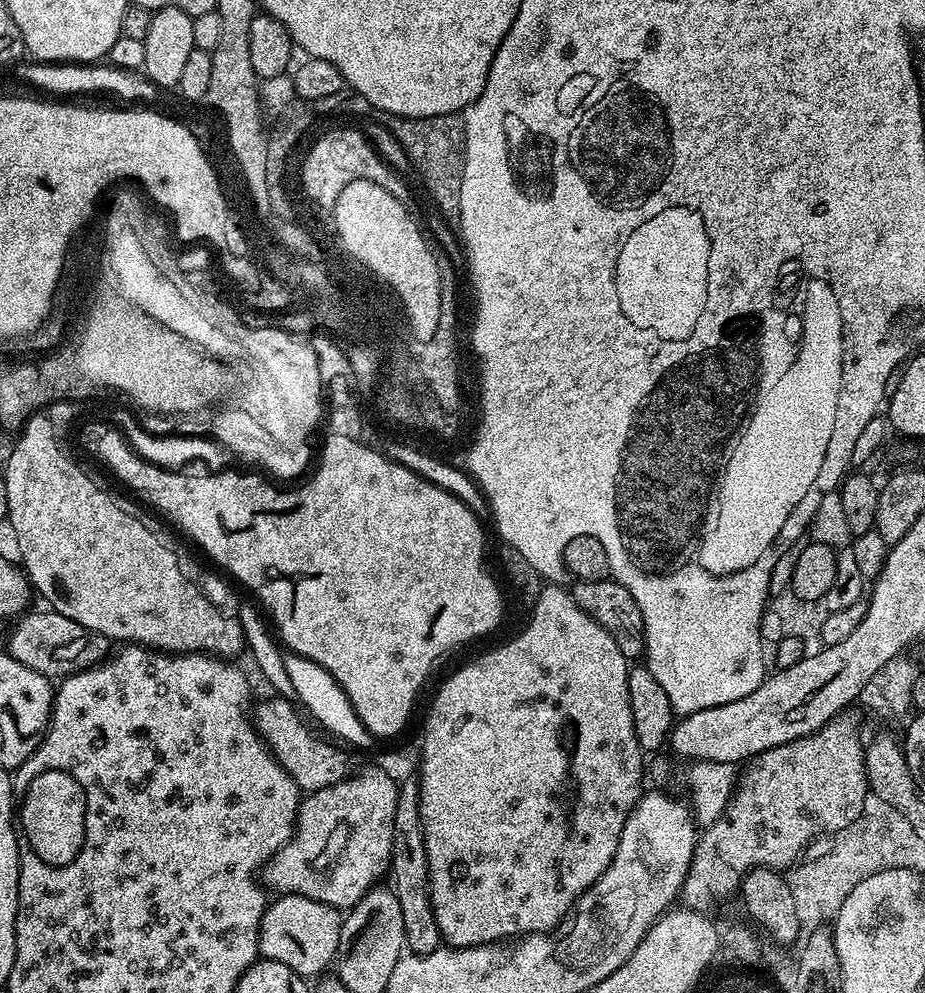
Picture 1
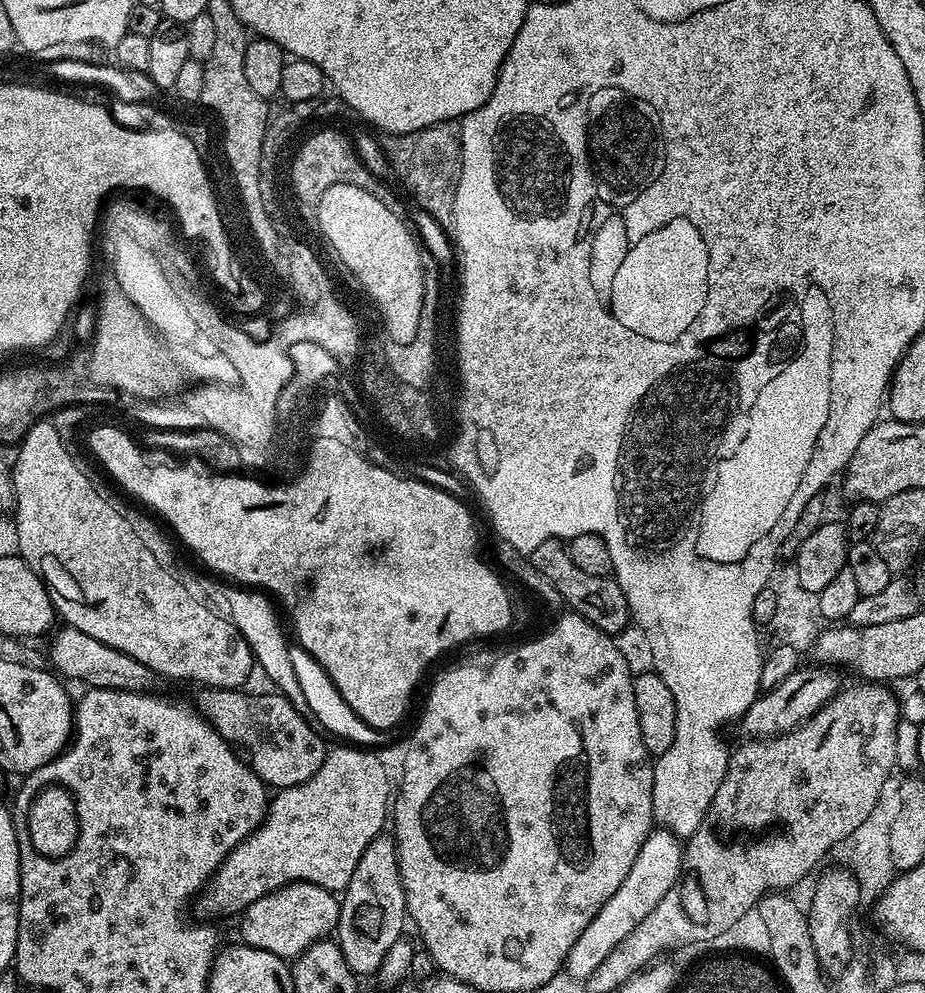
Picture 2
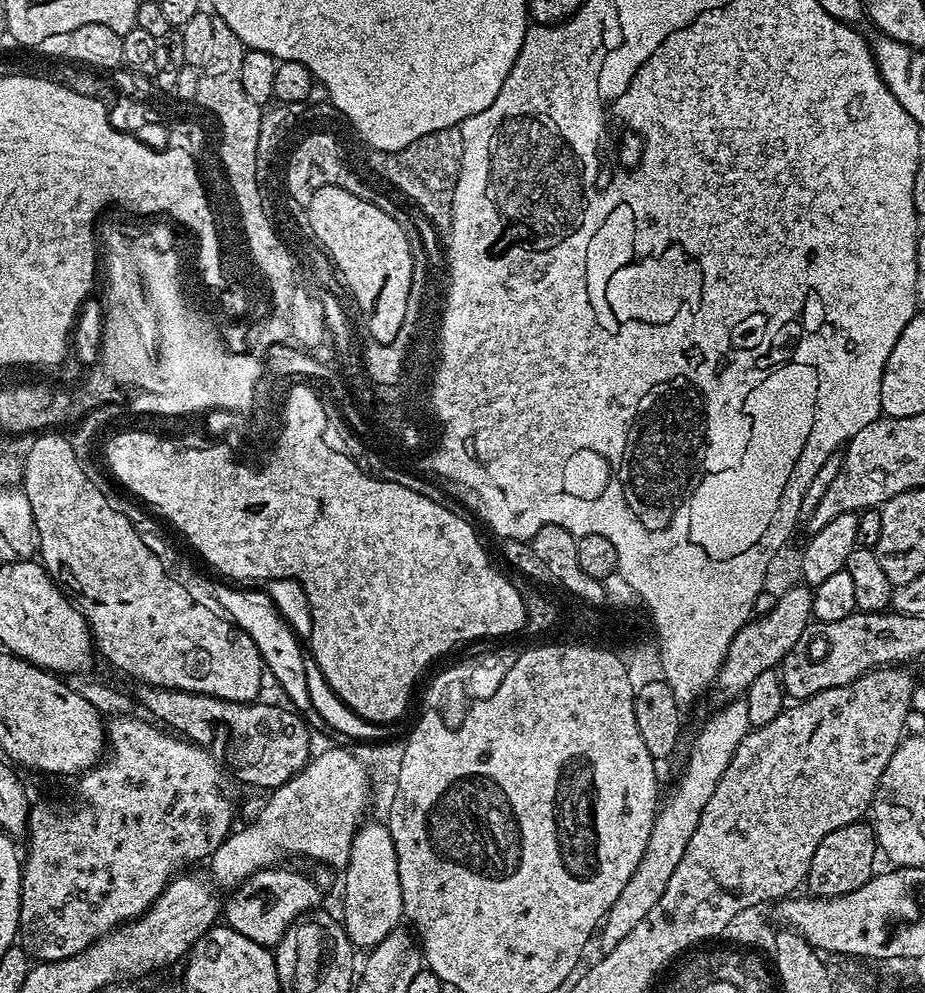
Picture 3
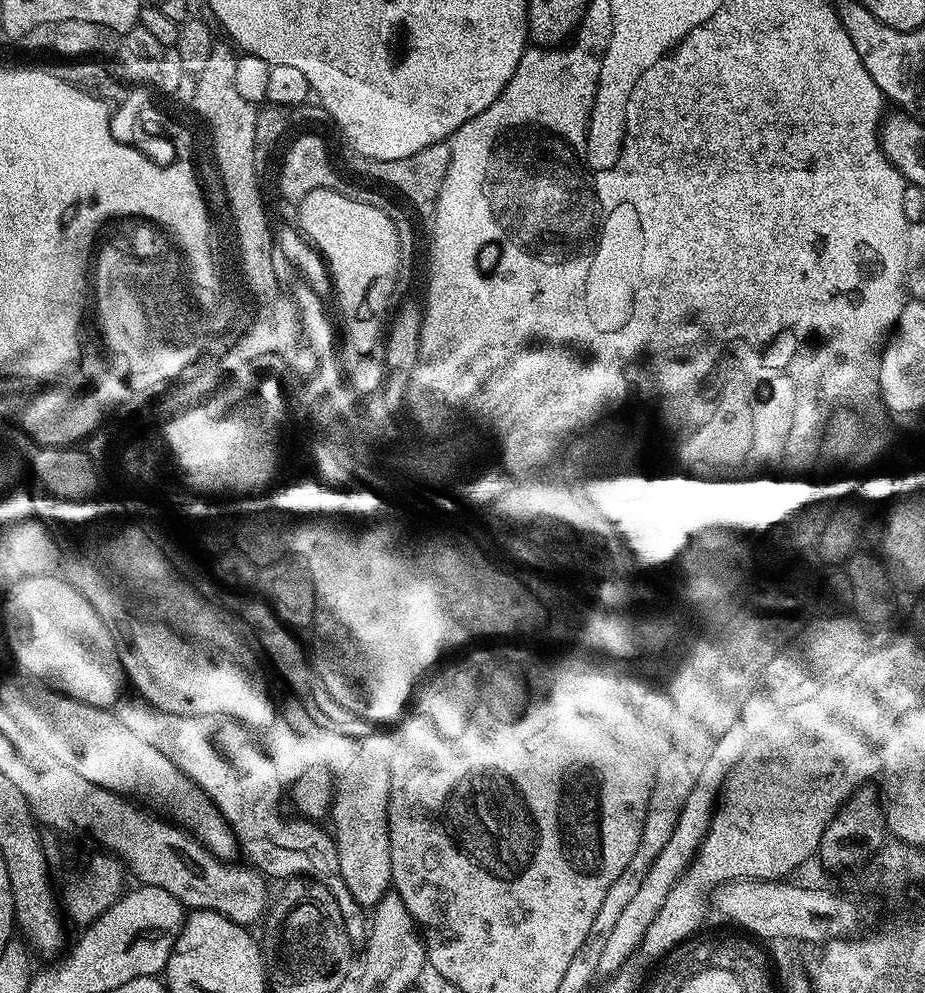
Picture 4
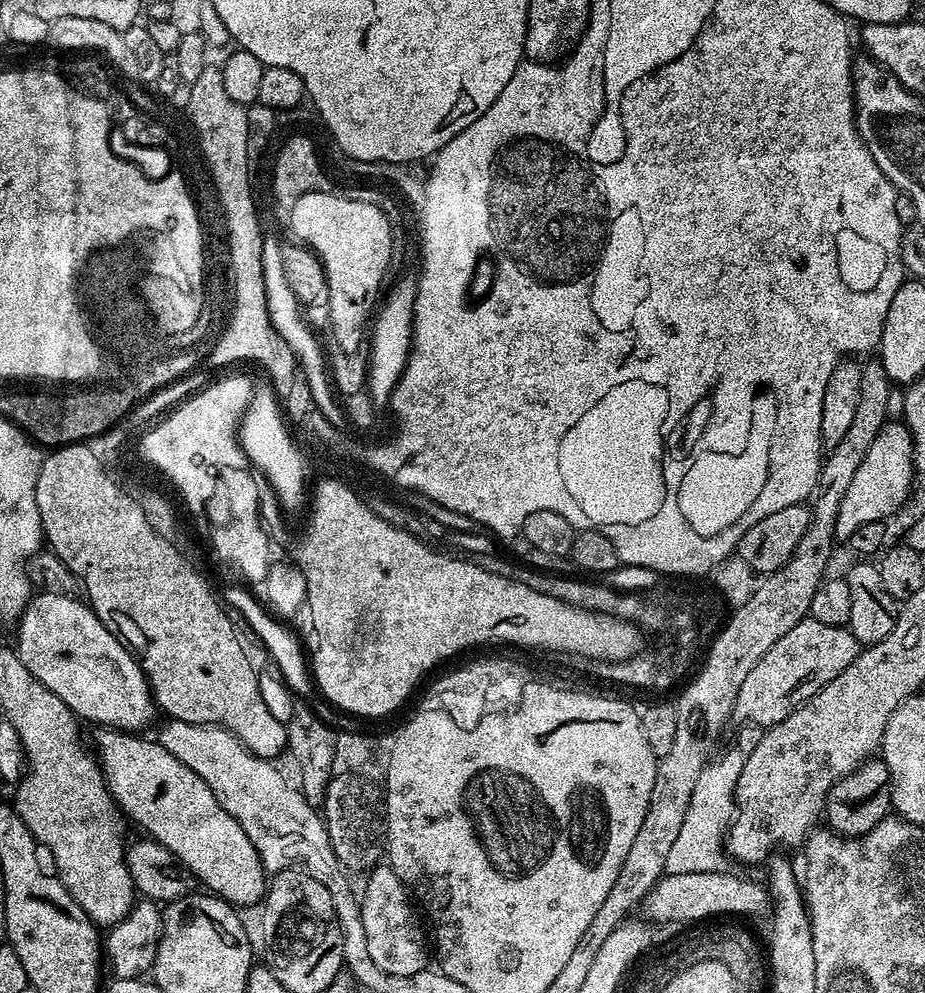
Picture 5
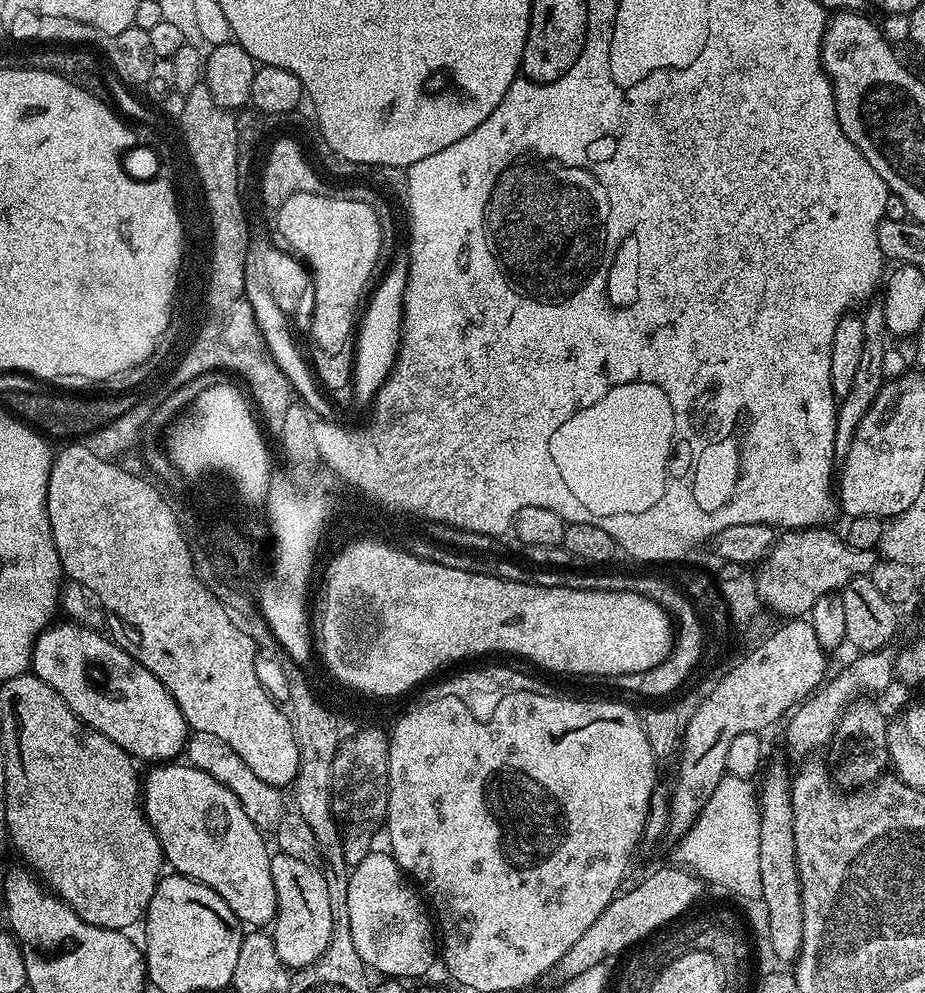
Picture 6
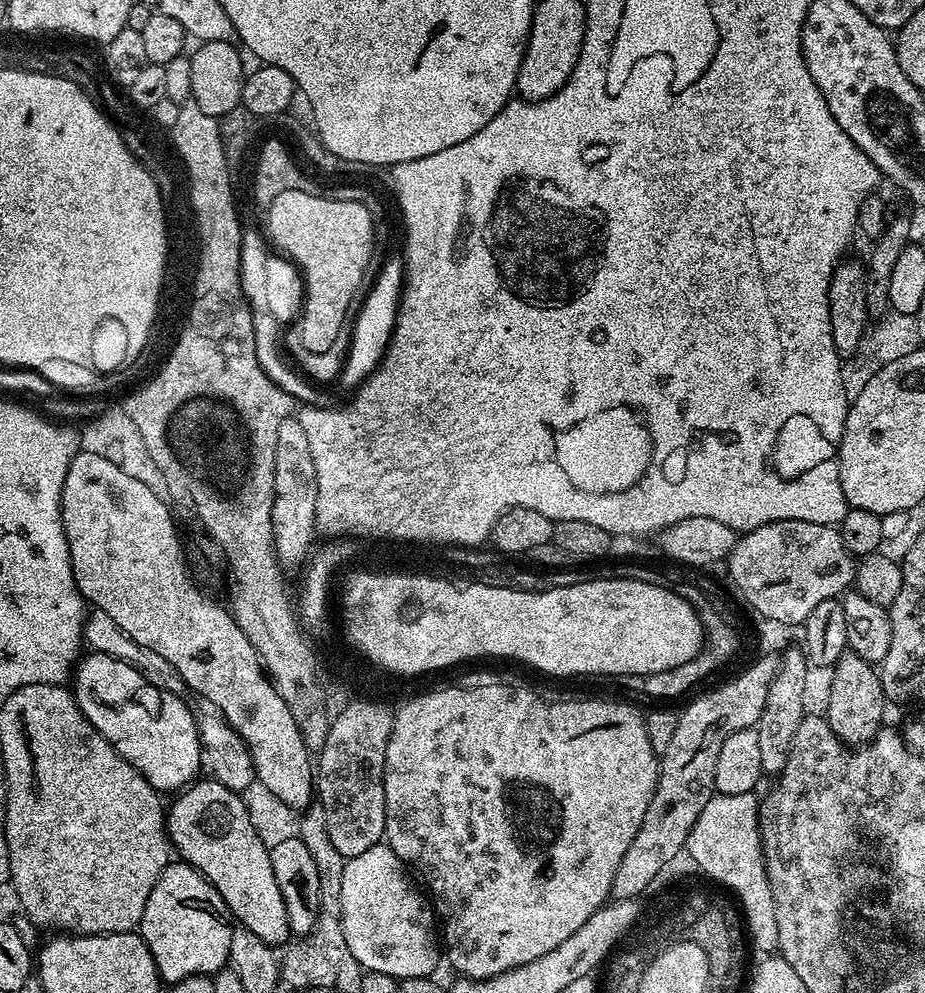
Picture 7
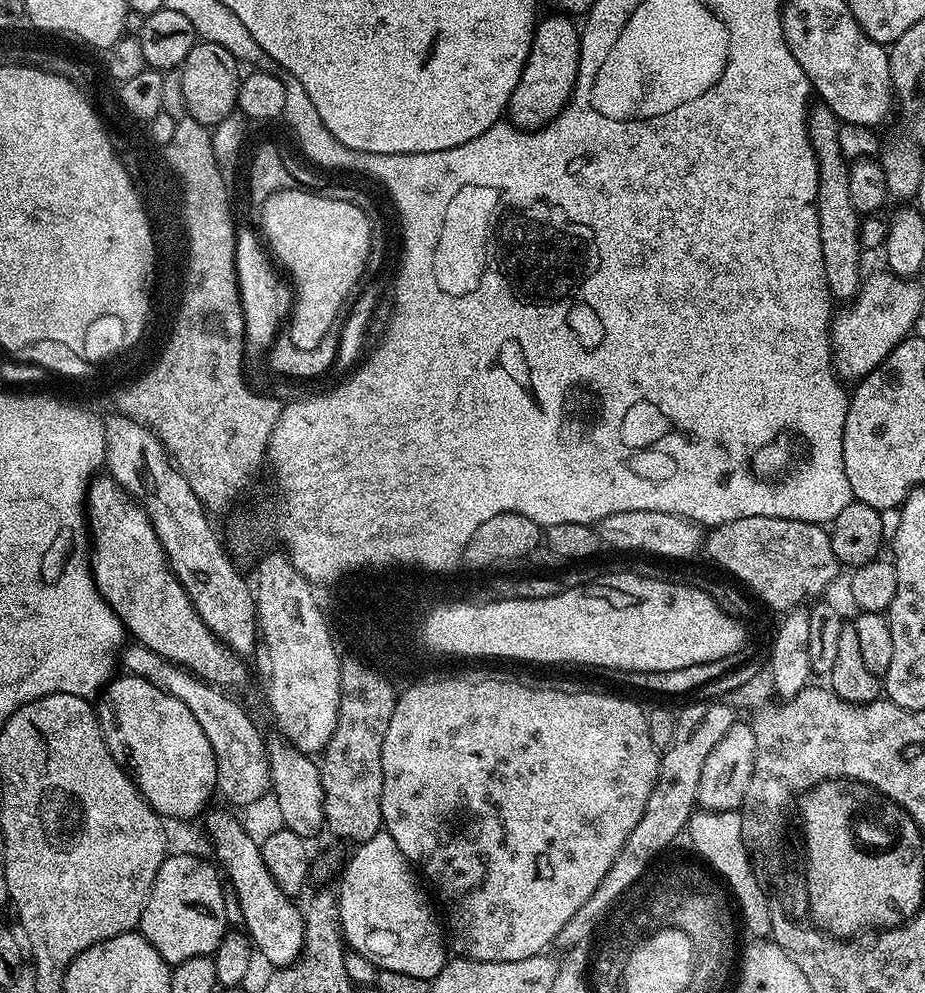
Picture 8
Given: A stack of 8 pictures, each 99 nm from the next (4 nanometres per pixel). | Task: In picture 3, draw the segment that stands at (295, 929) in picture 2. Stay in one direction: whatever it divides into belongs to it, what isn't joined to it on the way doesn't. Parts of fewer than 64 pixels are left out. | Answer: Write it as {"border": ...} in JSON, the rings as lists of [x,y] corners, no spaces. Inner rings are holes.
{"border":[[[273,866],[255,872],[229,895],[232,897],[226,900],[222,908],[227,927],[238,930],[238,934],[246,934],[250,942],[274,946],[284,937],[291,924],[317,907],[315,904],[320,900],[321,886],[311,875],[303,876],[284,867]]]}

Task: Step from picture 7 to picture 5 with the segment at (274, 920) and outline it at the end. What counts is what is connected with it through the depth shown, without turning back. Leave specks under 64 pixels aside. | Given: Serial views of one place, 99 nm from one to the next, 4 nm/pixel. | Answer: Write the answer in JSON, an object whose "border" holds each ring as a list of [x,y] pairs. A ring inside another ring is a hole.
{"border":[[[97,727],[96,744],[104,781],[129,821],[145,828],[151,839],[158,841],[193,877],[205,884],[211,895],[227,900],[233,906],[259,905],[266,895],[266,871],[254,845],[234,817],[226,812],[209,786],[190,767],[174,758],[155,739],[143,740],[143,735],[117,732],[114,728]]]}

